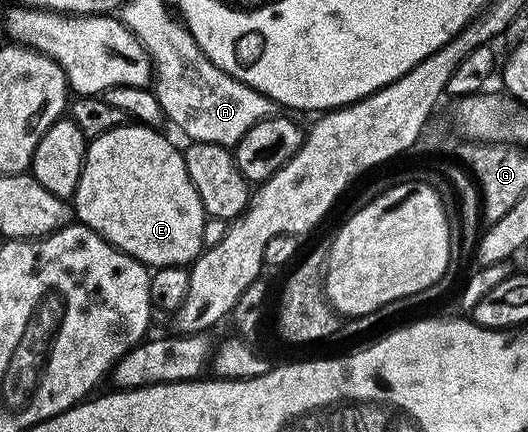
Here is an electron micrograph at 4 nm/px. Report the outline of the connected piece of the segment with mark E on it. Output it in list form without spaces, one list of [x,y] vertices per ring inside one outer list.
[[[123,125],[93,138],[84,152],[84,168],[76,186],[74,215],[85,227],[94,229],[119,251],[133,255],[149,268],[182,267],[191,264],[205,250],[204,206],[186,173],[184,152],[155,127]]]

